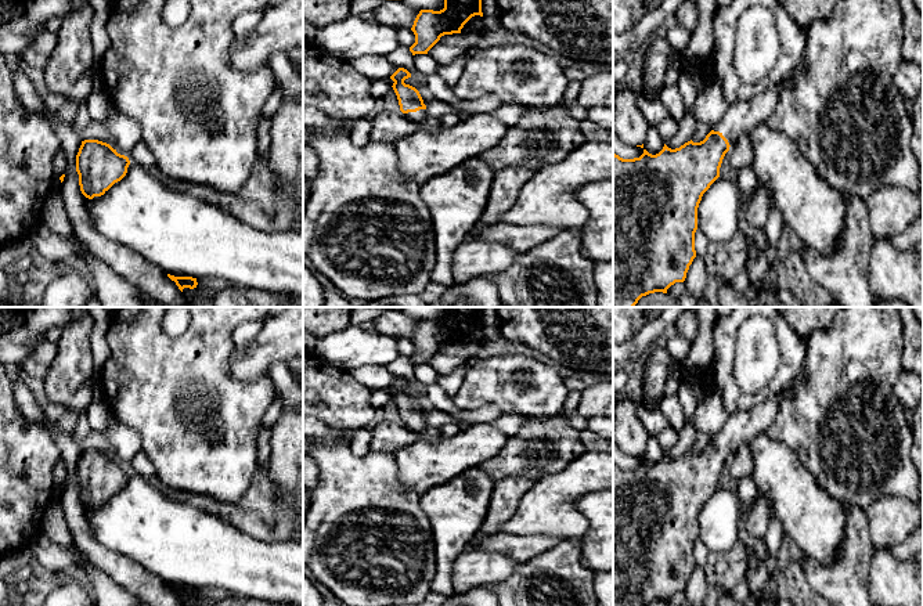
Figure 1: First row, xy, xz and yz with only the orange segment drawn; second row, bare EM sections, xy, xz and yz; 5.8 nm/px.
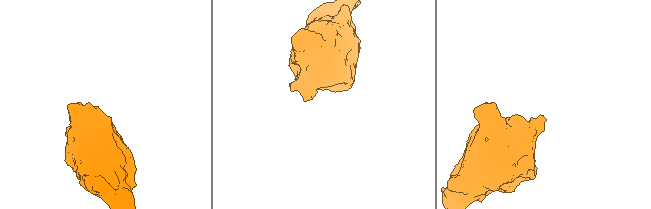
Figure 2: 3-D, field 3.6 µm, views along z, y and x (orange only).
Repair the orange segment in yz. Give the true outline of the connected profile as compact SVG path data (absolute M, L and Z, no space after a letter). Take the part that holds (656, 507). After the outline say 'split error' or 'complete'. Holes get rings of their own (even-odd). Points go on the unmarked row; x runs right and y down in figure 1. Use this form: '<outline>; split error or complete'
M800 376L767 403L743 412L729 414L725 425L700 452L691 450L675 459L664 454L659 463L652 465L643 459L643 463L634 469L623 469L613 462L613 606L667 603L671 595L685 591L689 576L696 567L695 542L703 504L720 487L720 477L729 457L740 444L750 444L758 433L767 432L778 414L779 404L794 394L798 383Z; split error

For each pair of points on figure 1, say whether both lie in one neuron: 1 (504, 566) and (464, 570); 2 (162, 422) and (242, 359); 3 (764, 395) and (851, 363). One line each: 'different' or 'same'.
1: same
2: different
3: different

